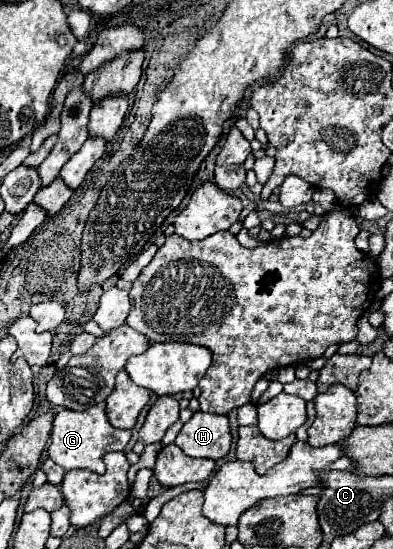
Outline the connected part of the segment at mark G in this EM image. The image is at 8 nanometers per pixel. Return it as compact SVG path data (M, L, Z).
M94 404L86 408L84 412L72 412L72 410L60 410L54 416L52 422L52 432L50 432L50 448L48 448L48 458L54 460L58 466L64 470L74 470L74 468L88 468L96 474L104 474L102 466L102 456L106 452L116 452L124 450L128 440L130 440L130 430L118 430L110 426L106 418L106 410L102 404Z

